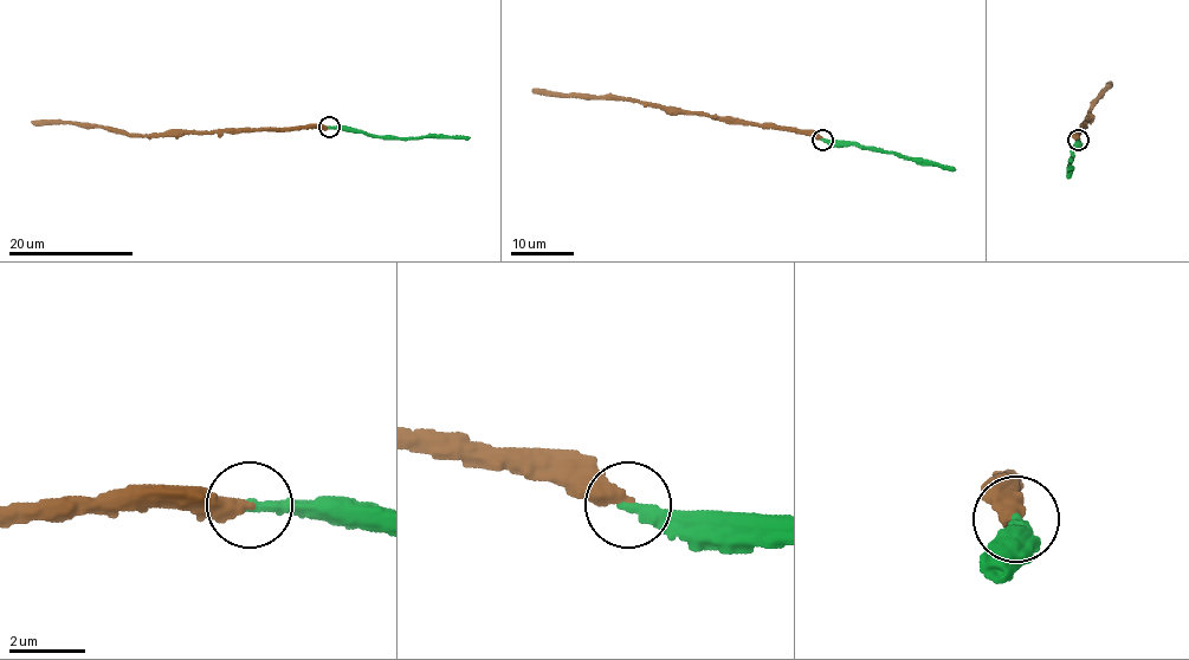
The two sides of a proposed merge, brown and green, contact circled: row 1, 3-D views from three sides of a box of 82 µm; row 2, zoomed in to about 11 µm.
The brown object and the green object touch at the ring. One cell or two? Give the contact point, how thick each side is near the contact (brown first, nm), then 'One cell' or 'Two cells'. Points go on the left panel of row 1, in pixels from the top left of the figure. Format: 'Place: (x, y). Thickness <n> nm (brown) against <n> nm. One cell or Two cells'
Place: (329, 127). Thickness 400 nm (brown) against 360 nm. One cell

